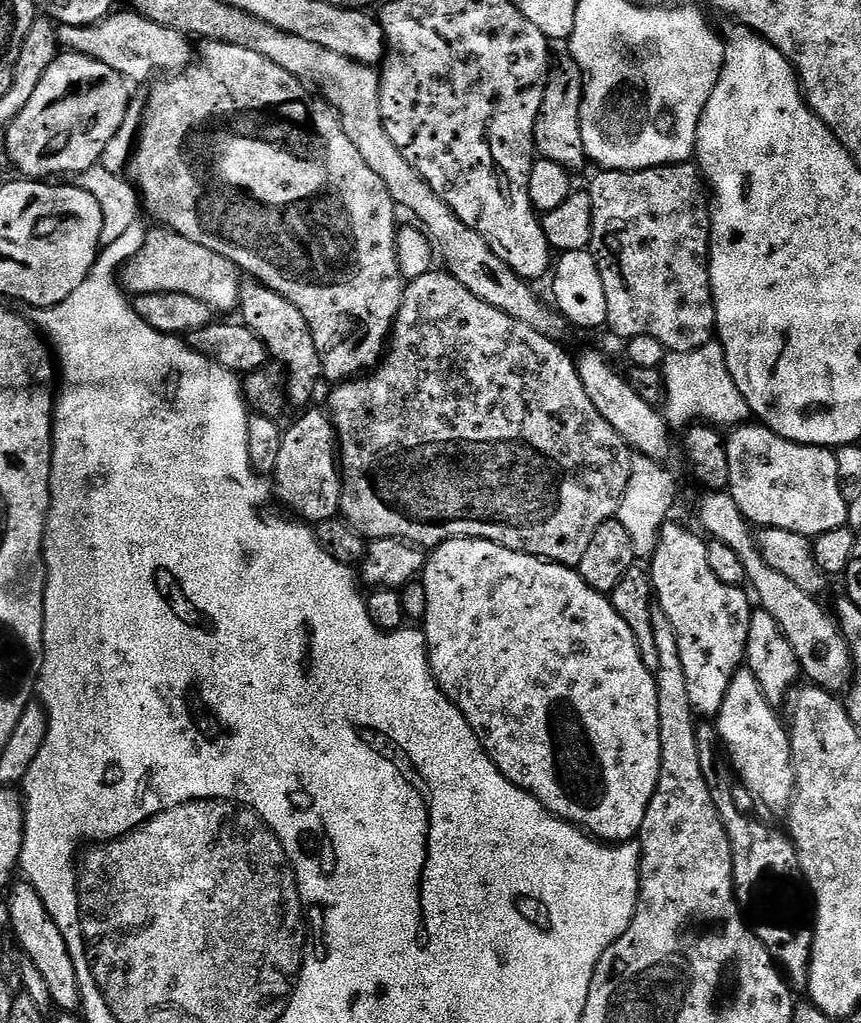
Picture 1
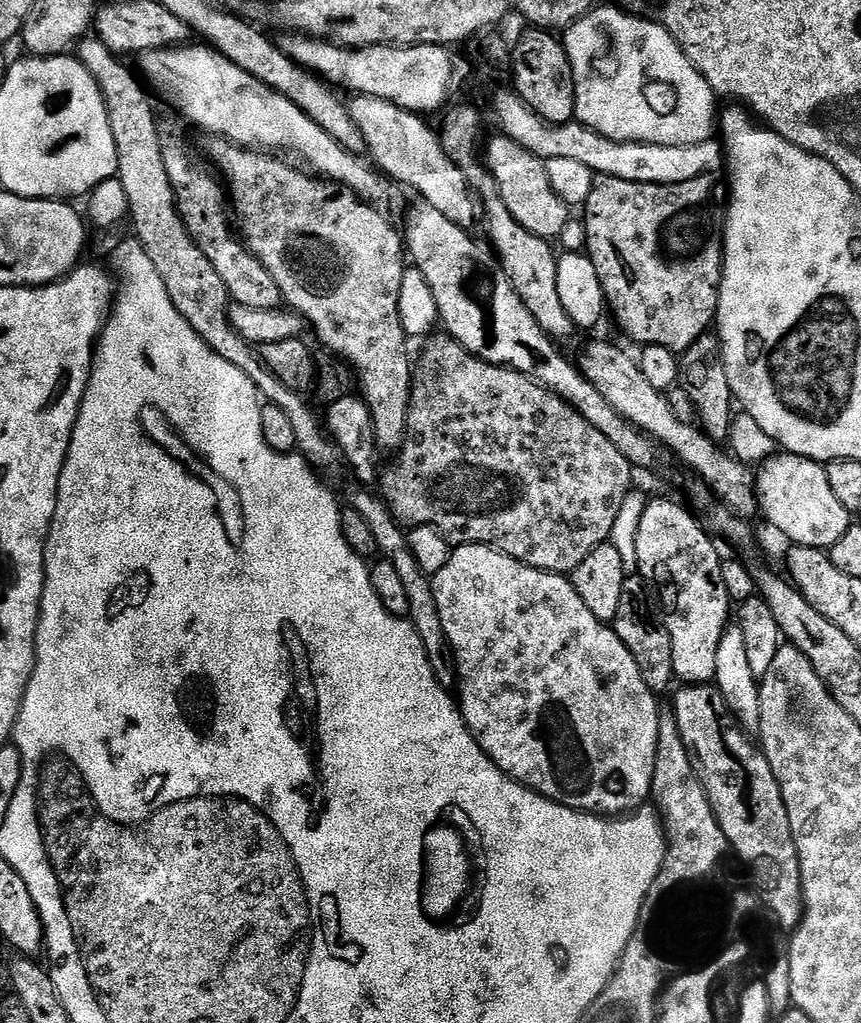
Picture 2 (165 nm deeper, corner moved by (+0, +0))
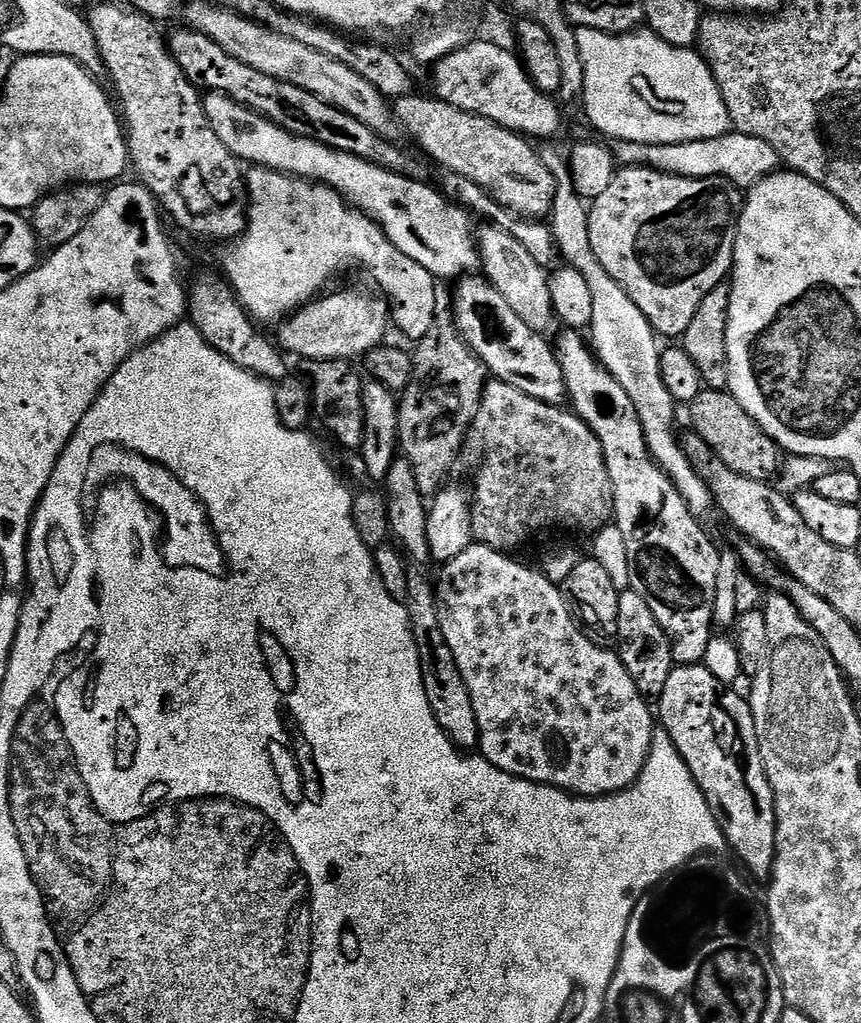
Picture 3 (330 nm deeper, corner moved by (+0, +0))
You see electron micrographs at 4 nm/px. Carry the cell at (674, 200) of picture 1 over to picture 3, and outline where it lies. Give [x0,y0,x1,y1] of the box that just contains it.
[588,166,745,337]

